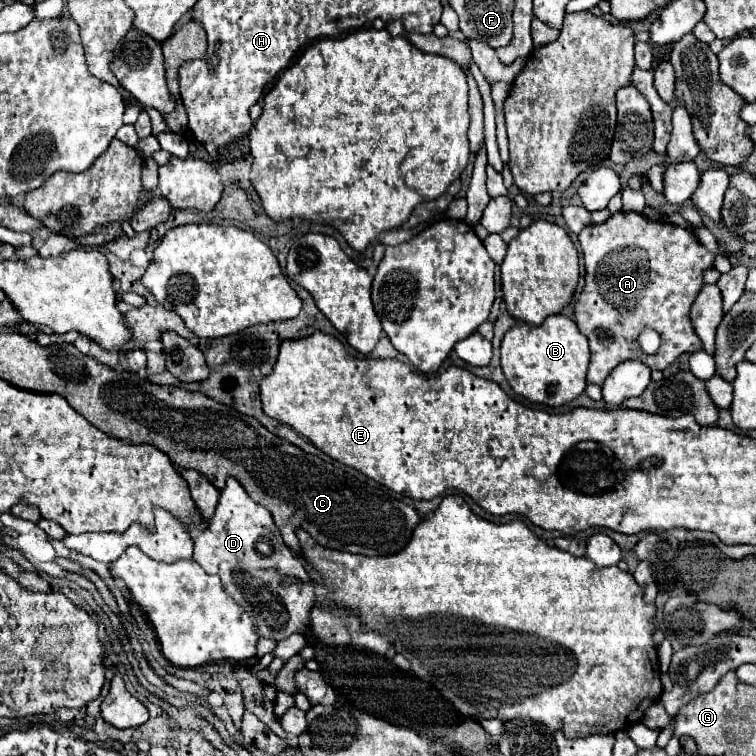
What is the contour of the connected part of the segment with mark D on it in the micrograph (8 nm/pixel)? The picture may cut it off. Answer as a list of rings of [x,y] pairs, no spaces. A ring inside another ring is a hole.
[[[228,477],[226,487],[220,491],[210,527],[194,537],[194,561],[204,567],[206,573],[222,579],[224,591],[252,617],[260,637],[280,641],[292,633],[308,631],[310,609],[316,595],[304,561],[286,547],[268,509],[254,503],[234,477]],[[282,575],[294,575],[300,583],[280,587]]]

